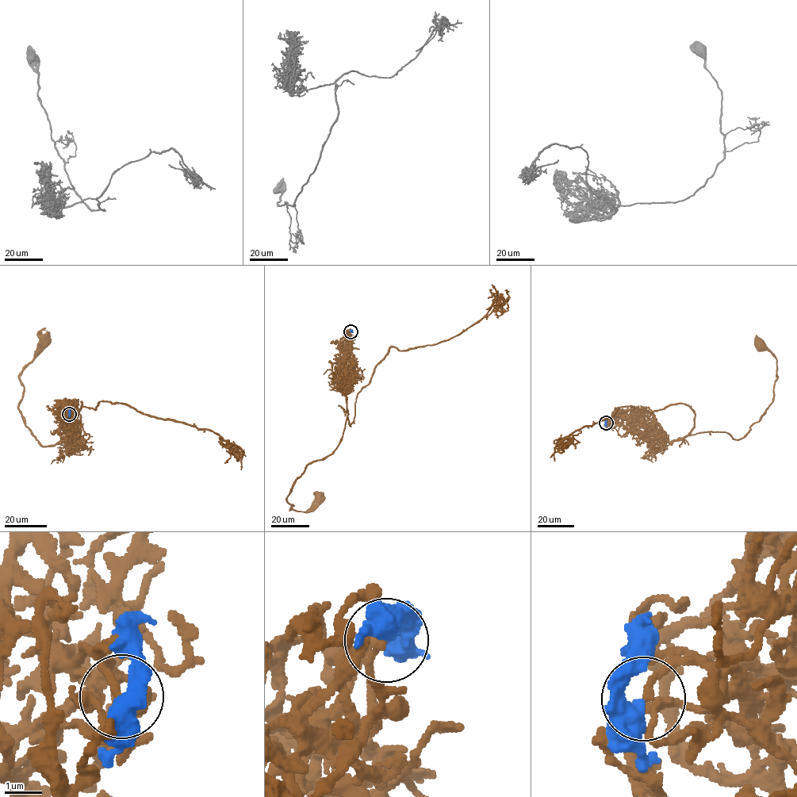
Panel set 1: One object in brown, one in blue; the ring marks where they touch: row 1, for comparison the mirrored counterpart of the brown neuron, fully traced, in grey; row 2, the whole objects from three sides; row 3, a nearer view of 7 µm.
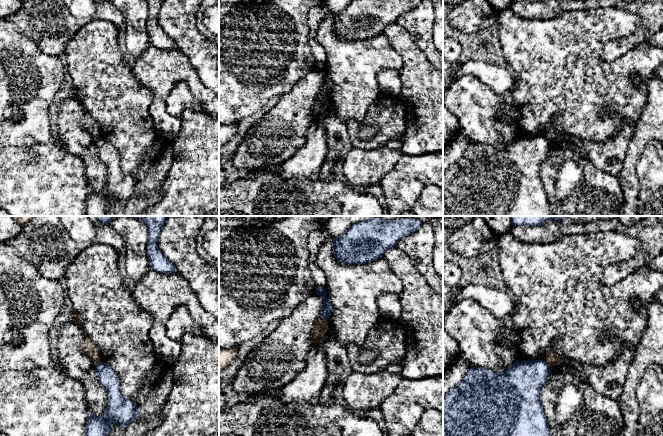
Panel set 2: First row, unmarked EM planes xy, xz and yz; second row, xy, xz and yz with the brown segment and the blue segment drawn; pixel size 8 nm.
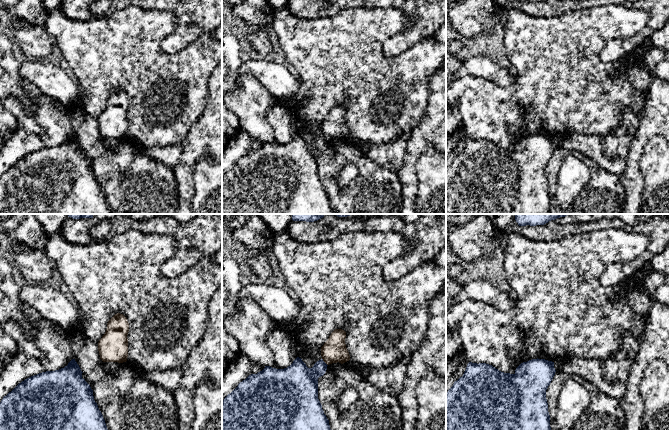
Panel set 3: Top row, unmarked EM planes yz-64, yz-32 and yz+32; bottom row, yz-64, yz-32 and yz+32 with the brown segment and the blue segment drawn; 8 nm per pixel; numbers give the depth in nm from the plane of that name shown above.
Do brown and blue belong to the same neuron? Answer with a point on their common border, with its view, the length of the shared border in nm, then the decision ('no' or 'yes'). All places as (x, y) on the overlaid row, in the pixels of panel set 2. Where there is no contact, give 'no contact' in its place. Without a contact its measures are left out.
meets brown in yz at (547, 363); contact 90 nm long; no

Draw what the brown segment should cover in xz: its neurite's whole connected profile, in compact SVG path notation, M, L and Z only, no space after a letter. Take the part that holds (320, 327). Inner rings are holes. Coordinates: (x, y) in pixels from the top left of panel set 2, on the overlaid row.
M319 317L315 323L311 332L311 340L314 345L320 344L325 332L328 329L328 320Z

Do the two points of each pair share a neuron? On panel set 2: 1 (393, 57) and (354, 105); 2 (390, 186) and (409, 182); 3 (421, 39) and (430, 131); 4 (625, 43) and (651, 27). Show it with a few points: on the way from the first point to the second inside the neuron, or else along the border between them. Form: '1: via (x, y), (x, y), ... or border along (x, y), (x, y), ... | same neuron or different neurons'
1: via (379, 63), (355, 87), (354, 91) | same neuron
2: via (395, 186), (401, 186), (404, 183) | same neuron
3: border along (408, 31), (432, 65) | different neurons
4: via (631, 41), (645, 31) | same neuron

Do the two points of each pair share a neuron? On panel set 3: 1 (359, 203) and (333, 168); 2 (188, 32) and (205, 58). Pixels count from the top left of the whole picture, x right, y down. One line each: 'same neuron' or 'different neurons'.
1: same neuron
2: different neurons

